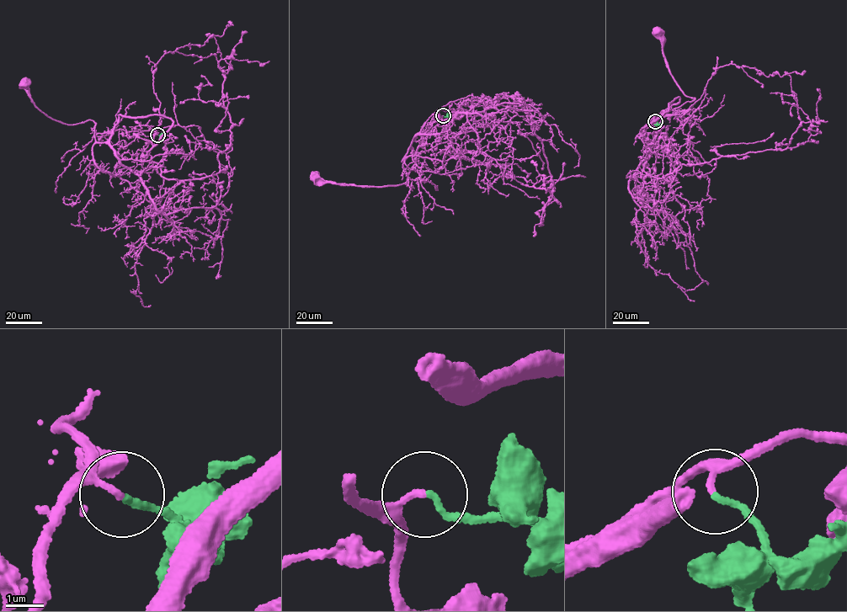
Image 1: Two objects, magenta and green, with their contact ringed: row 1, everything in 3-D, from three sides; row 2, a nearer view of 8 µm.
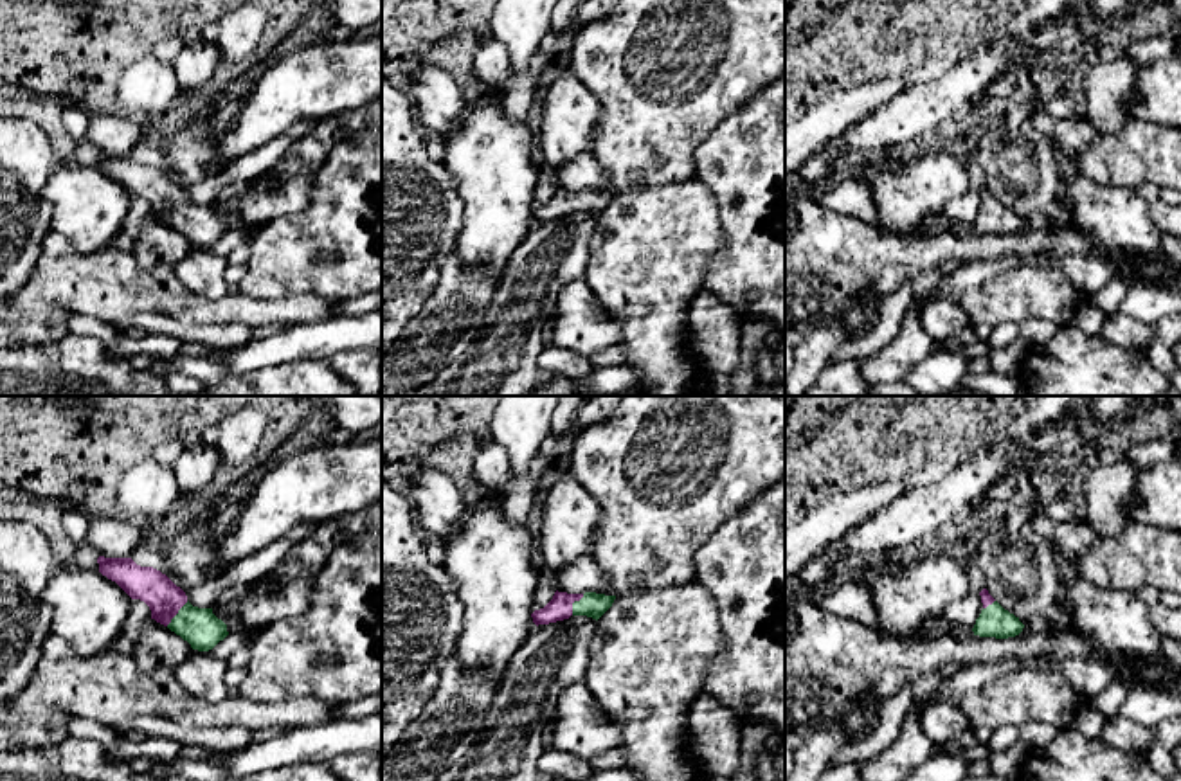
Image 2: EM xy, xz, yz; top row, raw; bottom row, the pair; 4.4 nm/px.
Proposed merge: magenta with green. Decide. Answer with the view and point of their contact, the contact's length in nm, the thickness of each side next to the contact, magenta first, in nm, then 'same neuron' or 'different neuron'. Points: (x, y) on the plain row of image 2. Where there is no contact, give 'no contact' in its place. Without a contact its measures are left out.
xy (177, 209) | 150 nm | 160/170 nm | same neuron

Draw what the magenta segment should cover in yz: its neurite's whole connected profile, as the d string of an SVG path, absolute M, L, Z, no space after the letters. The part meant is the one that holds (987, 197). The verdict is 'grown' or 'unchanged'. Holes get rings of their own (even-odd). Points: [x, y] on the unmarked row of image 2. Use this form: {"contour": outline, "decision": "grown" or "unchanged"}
{"contour": "M983 185L979 193L983 207L972 225L974 232L1008 236L1023 229L1024 221L1019 218L1019 214L1005 207L987 185Z", "decision": "grown"}

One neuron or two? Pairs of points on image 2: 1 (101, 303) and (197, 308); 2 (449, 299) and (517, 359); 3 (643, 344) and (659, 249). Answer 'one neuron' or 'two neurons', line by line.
1: one neuron
2: two neurons
3: one neuron

